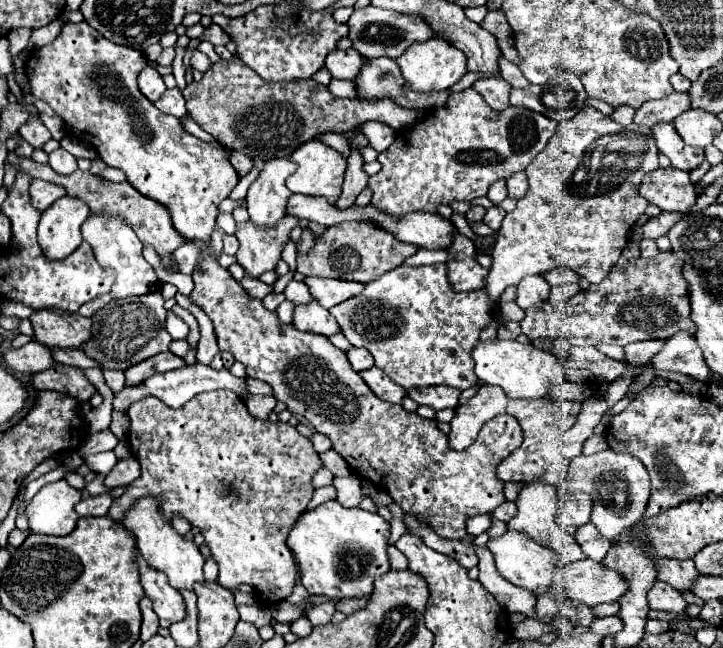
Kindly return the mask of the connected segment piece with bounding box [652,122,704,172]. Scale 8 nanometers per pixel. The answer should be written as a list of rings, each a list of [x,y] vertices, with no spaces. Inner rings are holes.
[[[670,122],[654,124],[652,134],[658,144],[658,150],[670,158],[674,168],[690,172],[704,160],[704,150],[684,144],[684,140],[680,138],[680,134],[676,132],[676,128]]]

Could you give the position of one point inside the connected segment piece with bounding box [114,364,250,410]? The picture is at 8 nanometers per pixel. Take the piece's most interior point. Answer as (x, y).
(175, 388)

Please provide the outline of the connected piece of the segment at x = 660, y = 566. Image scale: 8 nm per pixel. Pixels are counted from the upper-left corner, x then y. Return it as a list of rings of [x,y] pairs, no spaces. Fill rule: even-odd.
[[[654,556],[658,578],[674,586],[676,590],[688,590],[692,586],[692,580],[696,580],[696,566],[692,562],[676,560],[676,558],[662,558]]]

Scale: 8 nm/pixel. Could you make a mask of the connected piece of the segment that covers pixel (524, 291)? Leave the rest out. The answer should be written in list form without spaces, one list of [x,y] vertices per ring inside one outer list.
[[[524,276],[518,284],[516,304],[520,308],[530,308],[530,306],[546,300],[548,294],[550,294],[550,284],[542,276]]]

